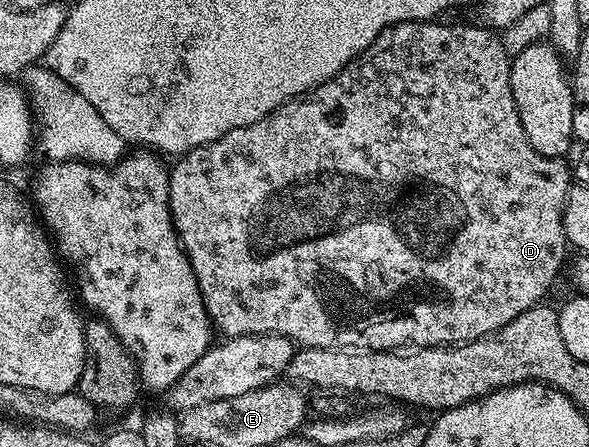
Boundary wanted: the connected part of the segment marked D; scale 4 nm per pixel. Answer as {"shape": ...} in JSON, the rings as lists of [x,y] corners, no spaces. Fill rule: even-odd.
{"shape":[[[432,20],[429,22],[402,22],[396,26],[390,26],[377,40],[367,49],[364,54],[345,68],[340,74],[335,74],[328,82],[322,82],[310,96],[300,96],[292,101],[278,106],[271,114],[267,114],[261,120],[257,120],[248,126],[233,128],[225,132],[217,140],[213,140],[207,146],[198,146],[182,155],[179,162],[169,170],[169,208],[171,209],[171,223],[175,226],[175,232],[179,236],[179,244],[187,253],[189,264],[197,276],[197,284],[201,288],[203,303],[207,314],[213,319],[213,326],[227,338],[241,338],[246,334],[279,334],[283,338],[289,338],[300,347],[316,346],[317,348],[351,348],[358,344],[368,350],[390,350],[403,348],[406,342],[415,348],[425,346],[450,346],[472,342],[483,338],[486,334],[492,334],[500,330],[505,324],[509,324],[521,312],[525,312],[531,306],[540,305],[547,294],[547,289],[555,282],[559,269],[568,261],[567,250],[569,243],[567,233],[563,227],[563,209],[567,203],[567,196],[573,189],[573,170],[570,165],[566,166],[563,158],[543,158],[541,152],[529,144],[525,136],[525,128],[517,116],[517,108],[511,91],[511,58],[505,52],[503,39],[494,29],[486,25],[479,26],[442,26],[442,21]]]}

